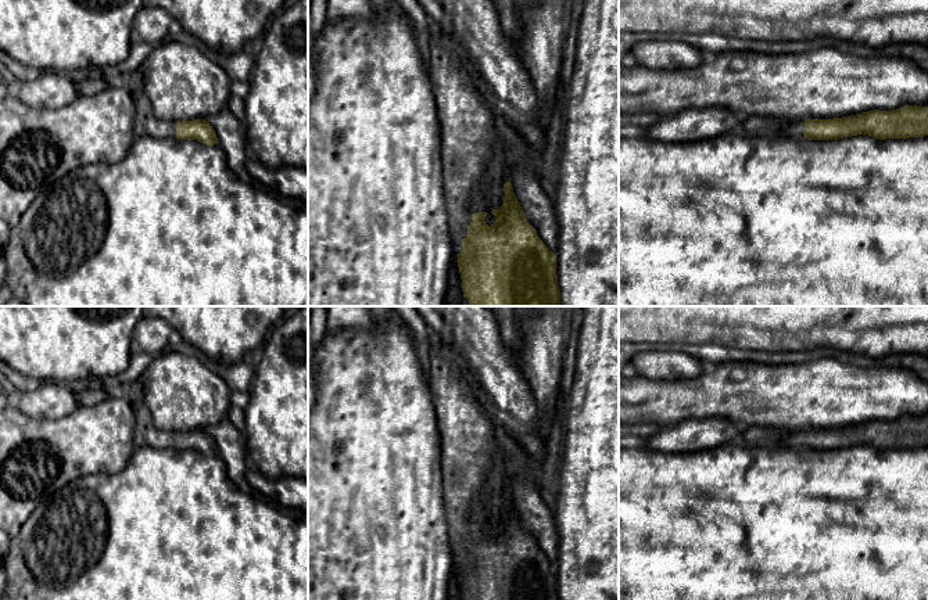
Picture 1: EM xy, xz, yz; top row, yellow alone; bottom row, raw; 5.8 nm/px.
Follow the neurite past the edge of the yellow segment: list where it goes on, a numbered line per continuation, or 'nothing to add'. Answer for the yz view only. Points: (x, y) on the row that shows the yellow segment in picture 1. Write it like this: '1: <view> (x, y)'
1: yz (794, 129)

